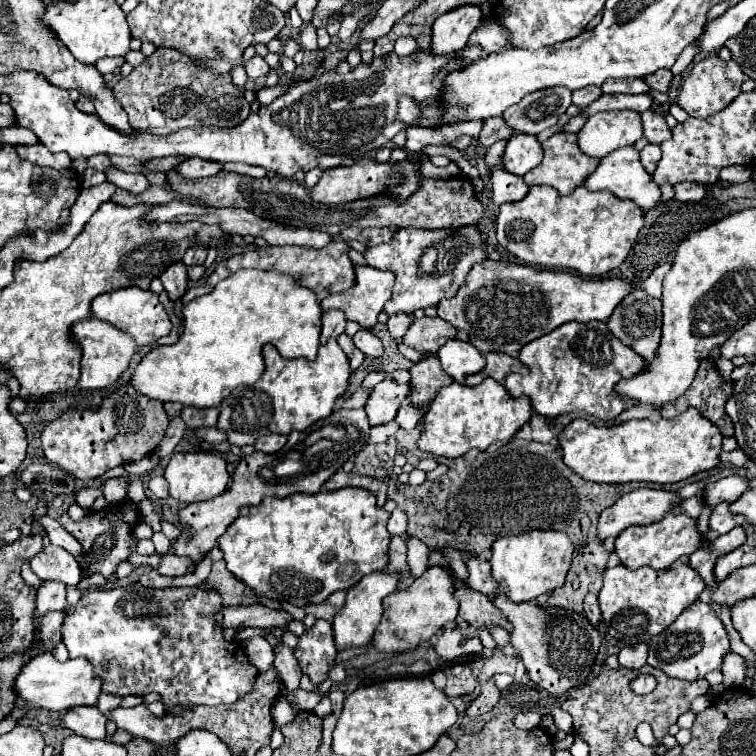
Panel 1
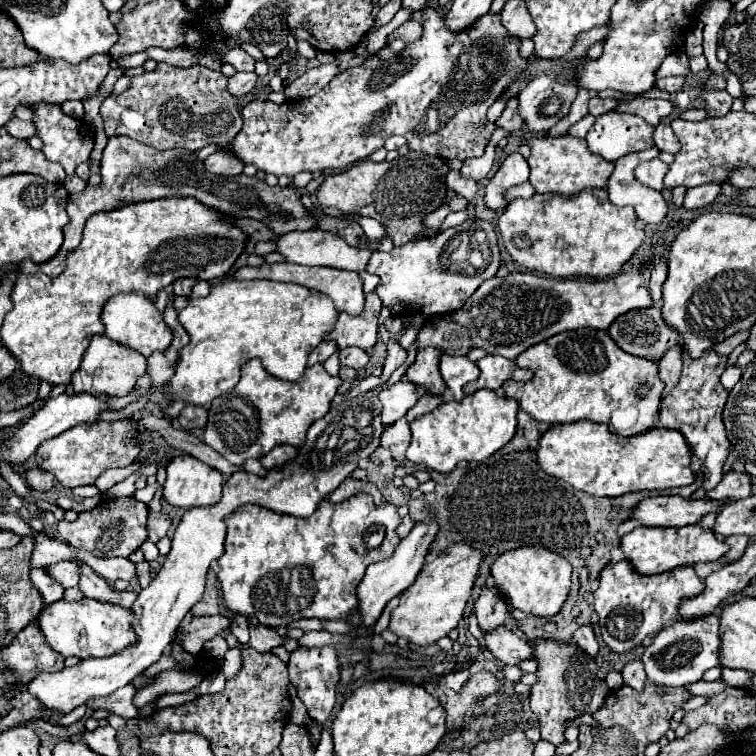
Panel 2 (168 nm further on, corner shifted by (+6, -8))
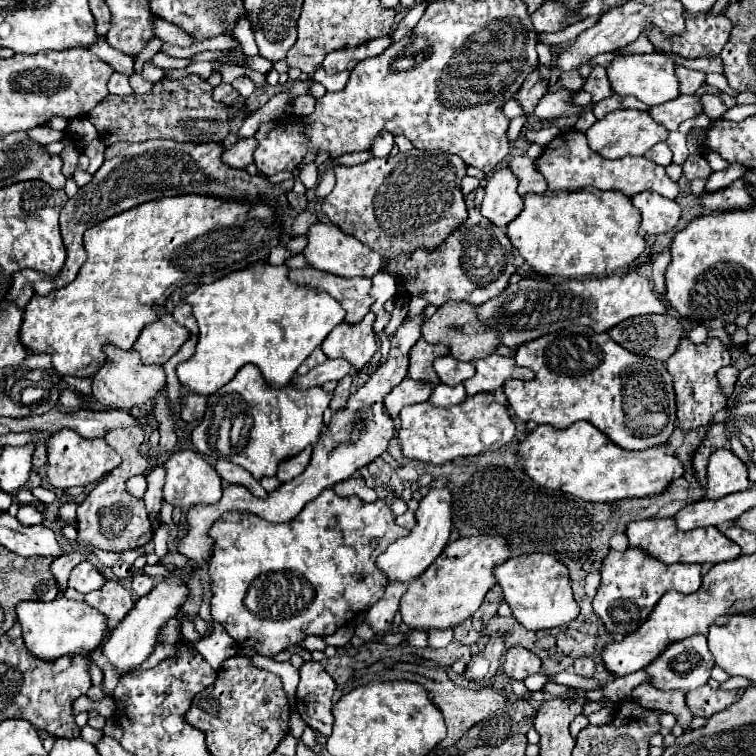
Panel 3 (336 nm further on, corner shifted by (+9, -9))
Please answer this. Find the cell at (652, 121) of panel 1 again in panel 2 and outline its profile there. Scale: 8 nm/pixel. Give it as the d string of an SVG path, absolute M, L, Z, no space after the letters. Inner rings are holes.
M659 124L655 128L655 146L663 152L669 152L669 154L675 154L679 152L681 144L679 144L679 138L675 136L673 128L669 124Z

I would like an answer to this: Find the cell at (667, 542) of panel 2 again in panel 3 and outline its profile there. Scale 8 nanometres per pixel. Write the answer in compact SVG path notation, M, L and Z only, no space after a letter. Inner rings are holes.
M644 519L644 521L632 521L626 529L630 547L638 547L646 551L650 557L668 563L722 563L736 559L740 555L740 547L728 537L724 537L716 527L704 527L704 529L692 529L692 531L680 531L676 525L672 525L672 519Z

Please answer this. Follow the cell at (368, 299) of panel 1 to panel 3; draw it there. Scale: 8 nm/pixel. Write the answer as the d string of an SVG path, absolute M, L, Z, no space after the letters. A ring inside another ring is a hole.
M370 311L360 323L348 325L346 321L342 321L324 339L322 351L330 359L342 357L342 359L350 361L350 365L356 371L360 371L370 361L370 357L376 353L376 341L374 341L376 333L372 327L374 319L376 319L376 315Z

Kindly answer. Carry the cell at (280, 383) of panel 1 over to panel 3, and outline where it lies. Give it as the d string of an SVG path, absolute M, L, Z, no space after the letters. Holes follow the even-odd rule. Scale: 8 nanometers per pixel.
M244 365L224 389L208 397L206 415L192 431L192 443L202 455L232 461L260 481L266 475L274 475L280 461L318 441L322 413L328 403L330 393L322 387L298 389L288 383L284 389L272 389L256 365Z

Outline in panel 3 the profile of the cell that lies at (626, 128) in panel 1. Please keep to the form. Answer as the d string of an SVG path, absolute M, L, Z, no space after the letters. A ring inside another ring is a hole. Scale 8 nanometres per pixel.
M620 109L608 113L604 119L596 121L588 131L588 145L592 151L602 155L604 159L620 159L626 155L644 155L648 149L652 149L656 143L666 141L668 131L662 125L656 125L652 117L648 117L646 111L636 109Z

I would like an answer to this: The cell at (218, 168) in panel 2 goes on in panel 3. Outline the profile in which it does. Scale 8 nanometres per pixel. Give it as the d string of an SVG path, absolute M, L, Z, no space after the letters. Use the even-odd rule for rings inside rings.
M240 139L236 145L230 149L224 149L222 161L234 169L246 169L252 163L252 153L256 149L256 141L250 139Z

